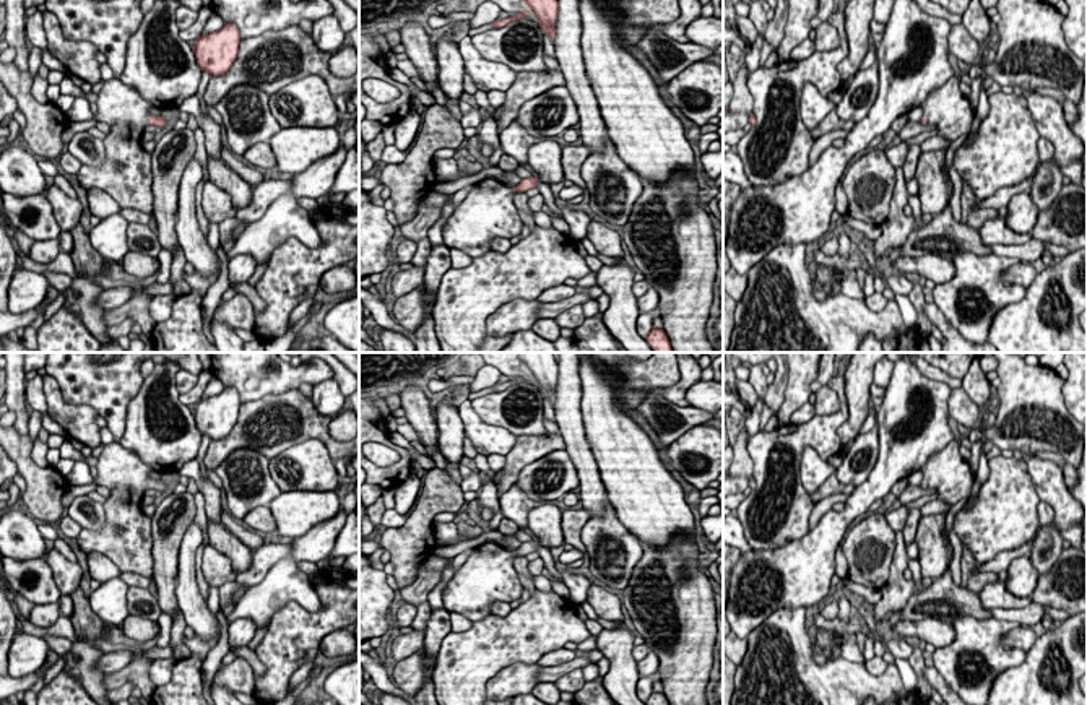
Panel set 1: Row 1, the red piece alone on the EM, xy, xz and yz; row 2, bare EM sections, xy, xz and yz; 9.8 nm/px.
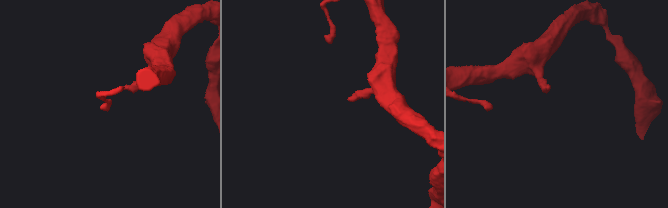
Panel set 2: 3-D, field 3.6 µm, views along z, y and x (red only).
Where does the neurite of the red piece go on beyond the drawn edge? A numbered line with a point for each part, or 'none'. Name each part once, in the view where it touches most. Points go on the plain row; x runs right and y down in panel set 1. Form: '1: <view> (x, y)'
1: yz (946, 471)

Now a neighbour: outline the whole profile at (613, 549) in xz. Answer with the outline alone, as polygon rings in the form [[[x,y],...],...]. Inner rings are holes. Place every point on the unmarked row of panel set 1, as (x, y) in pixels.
[[[606,500],[603,513],[590,517],[580,533],[590,557],[590,572],[603,585],[624,590],[642,559],[640,539],[617,518],[614,507]]]

